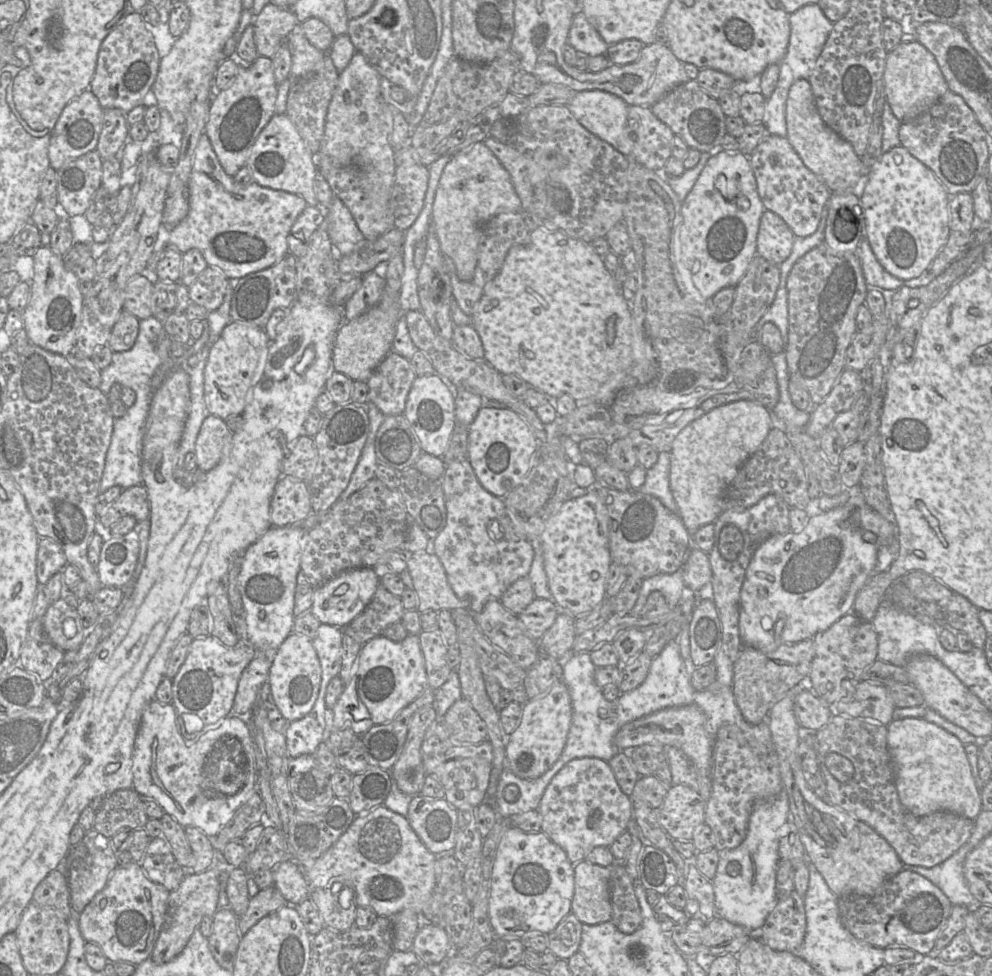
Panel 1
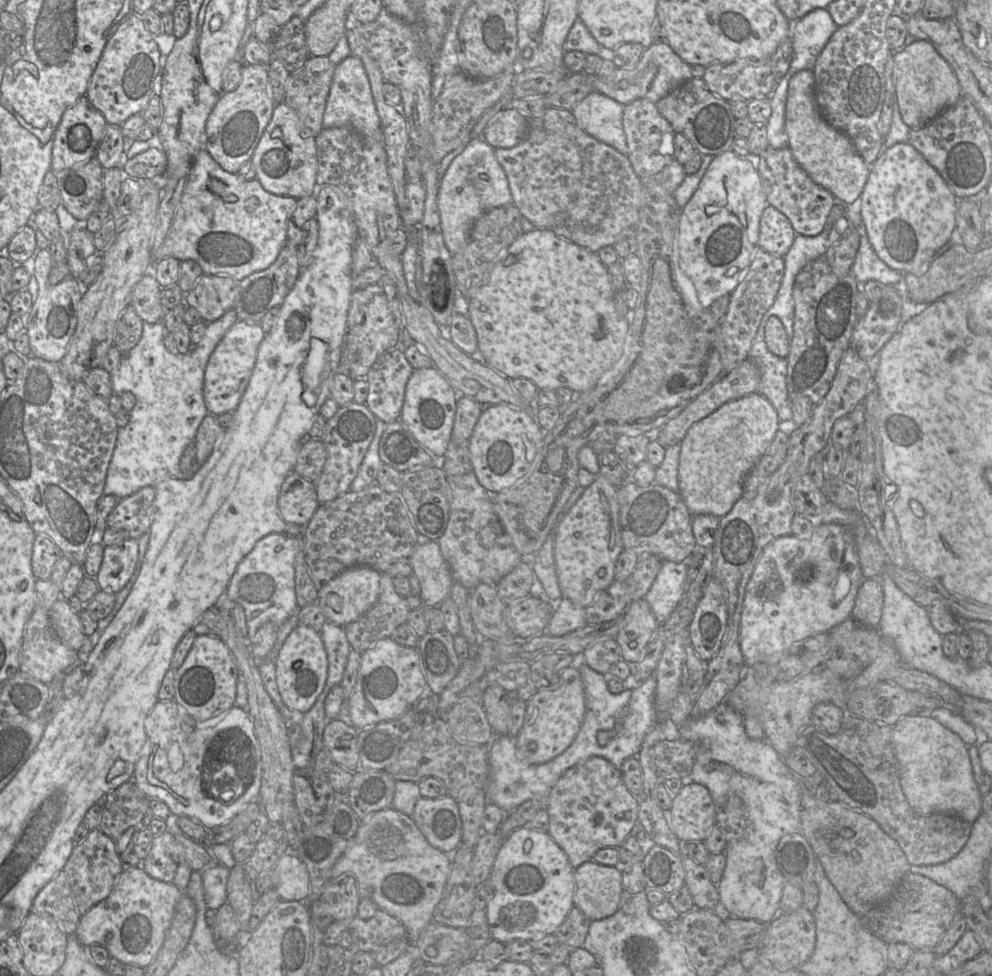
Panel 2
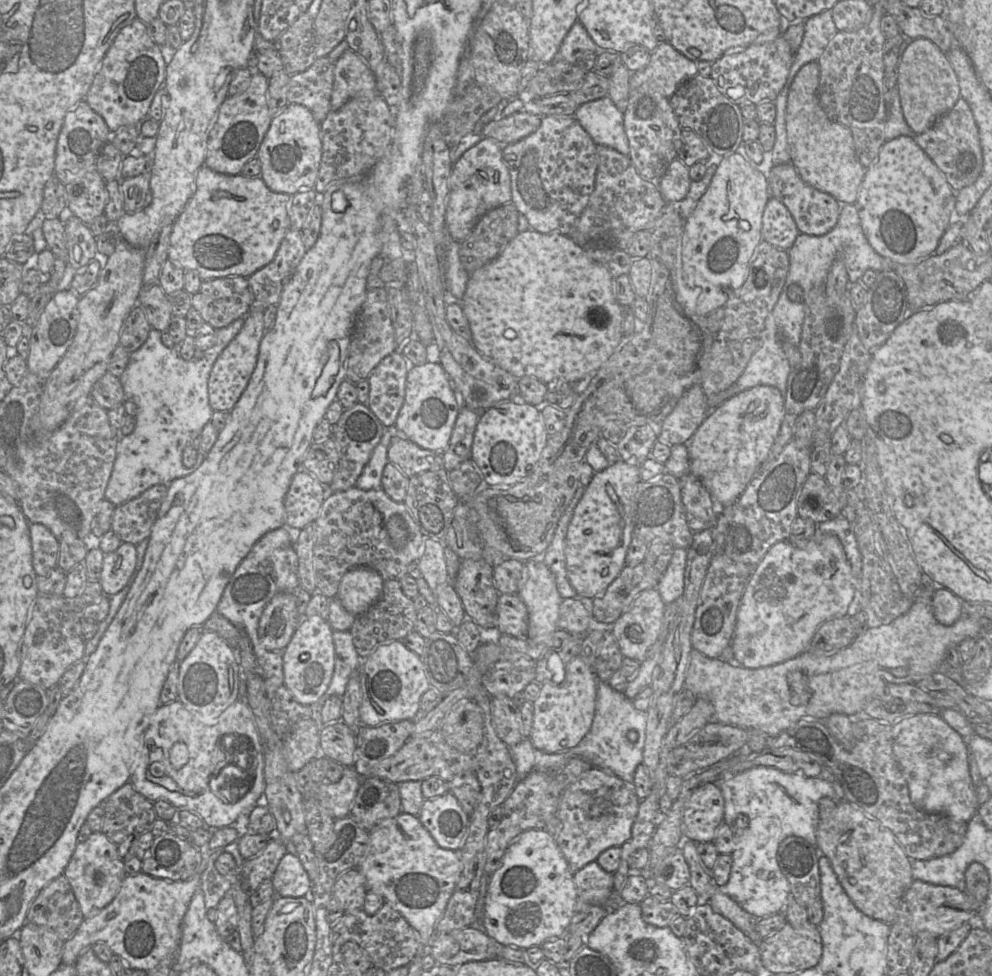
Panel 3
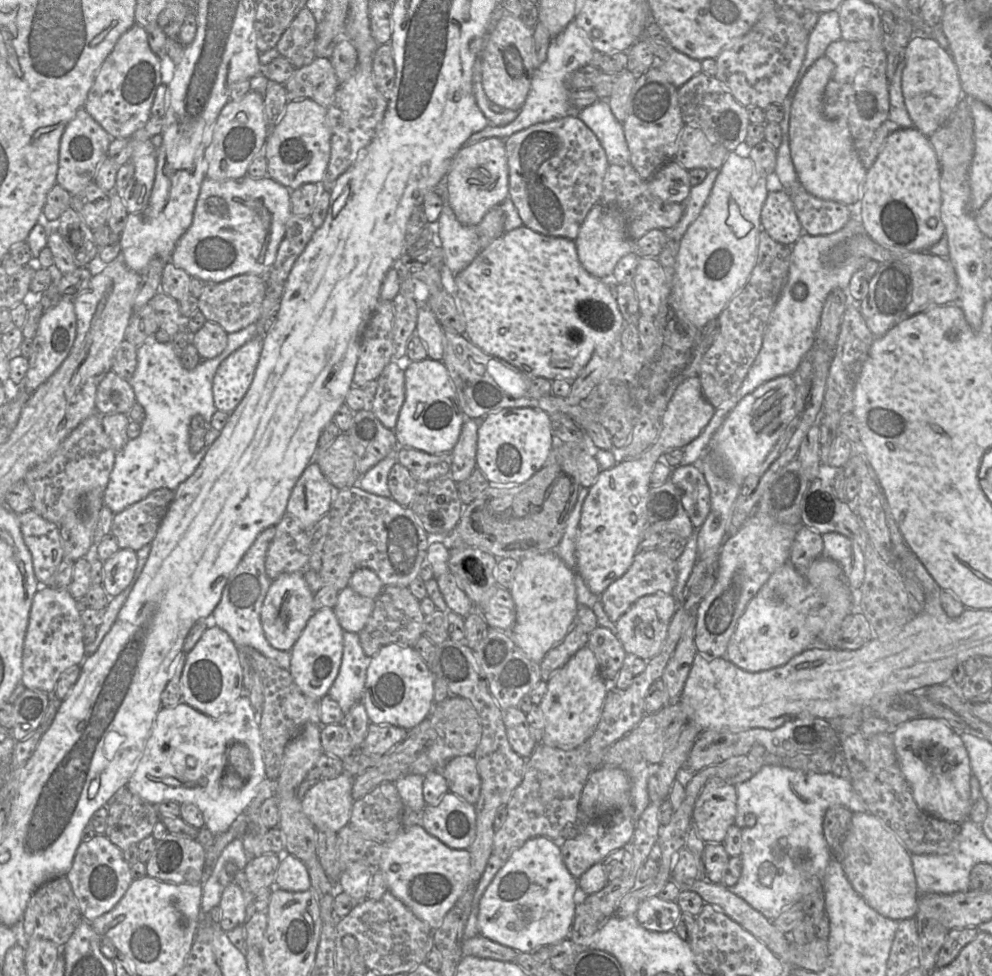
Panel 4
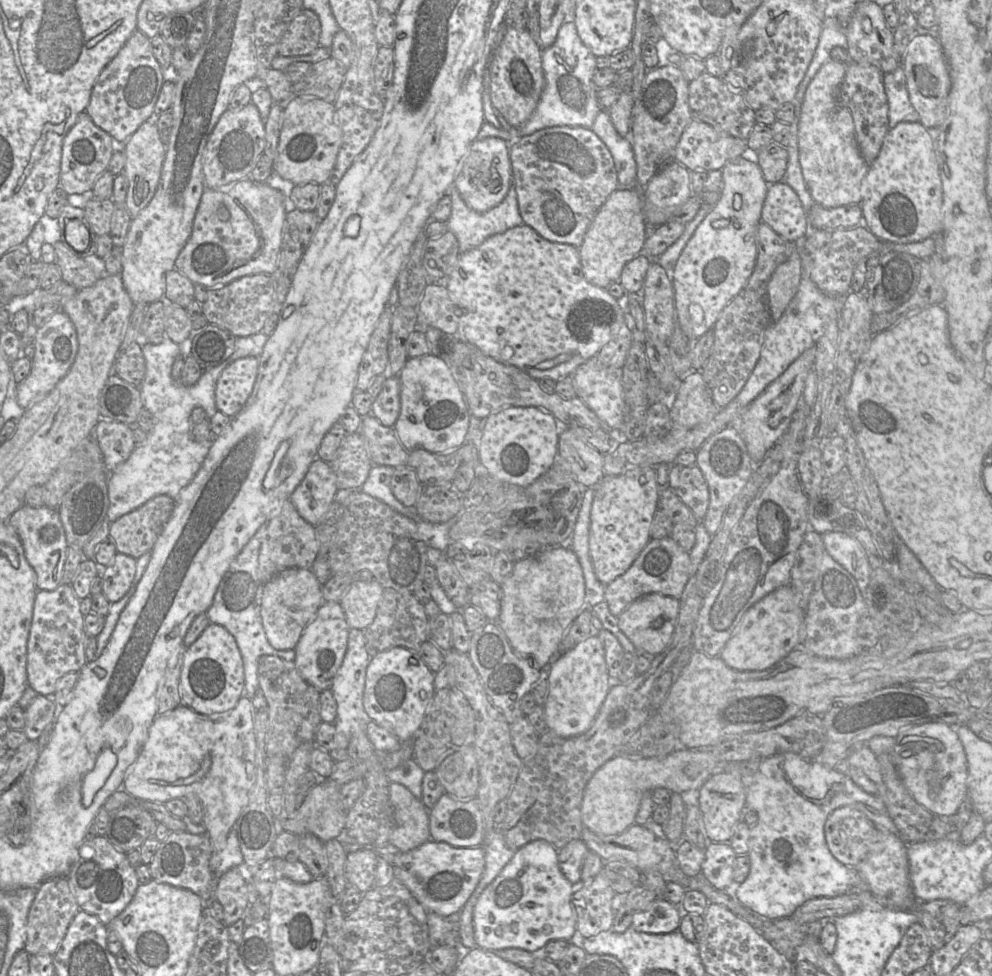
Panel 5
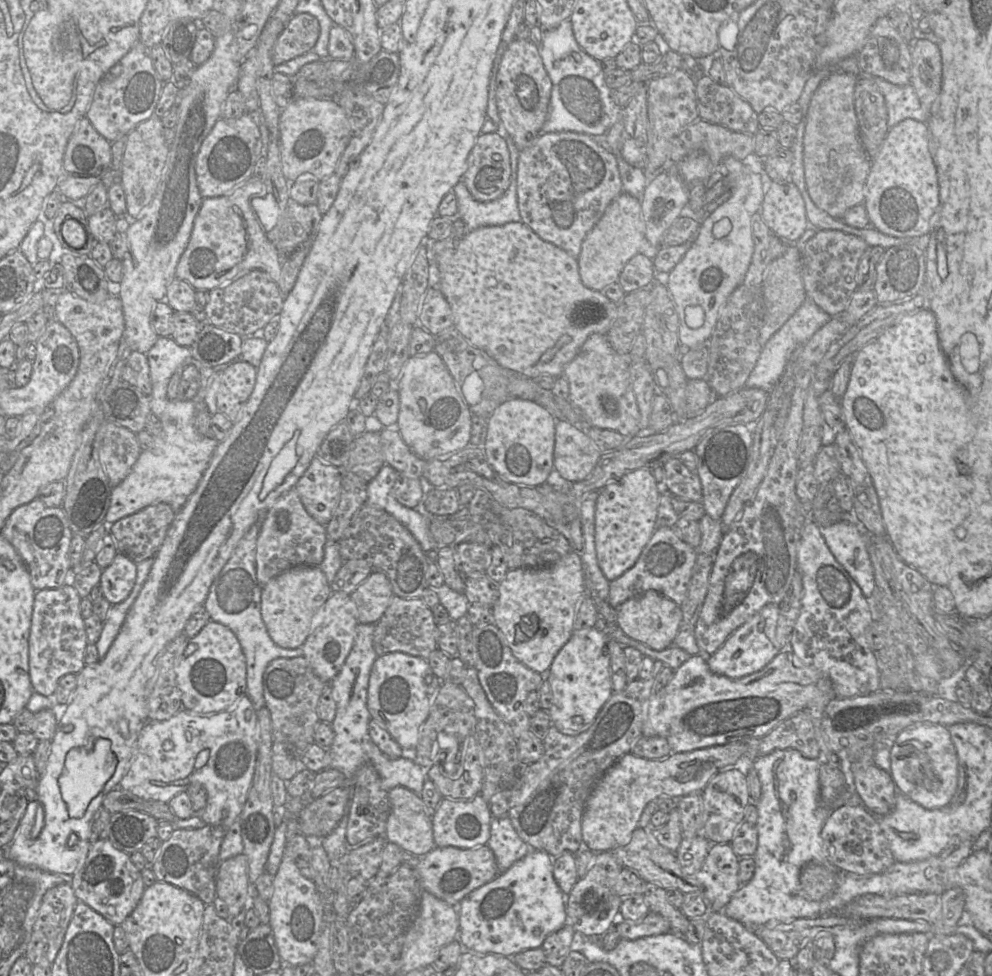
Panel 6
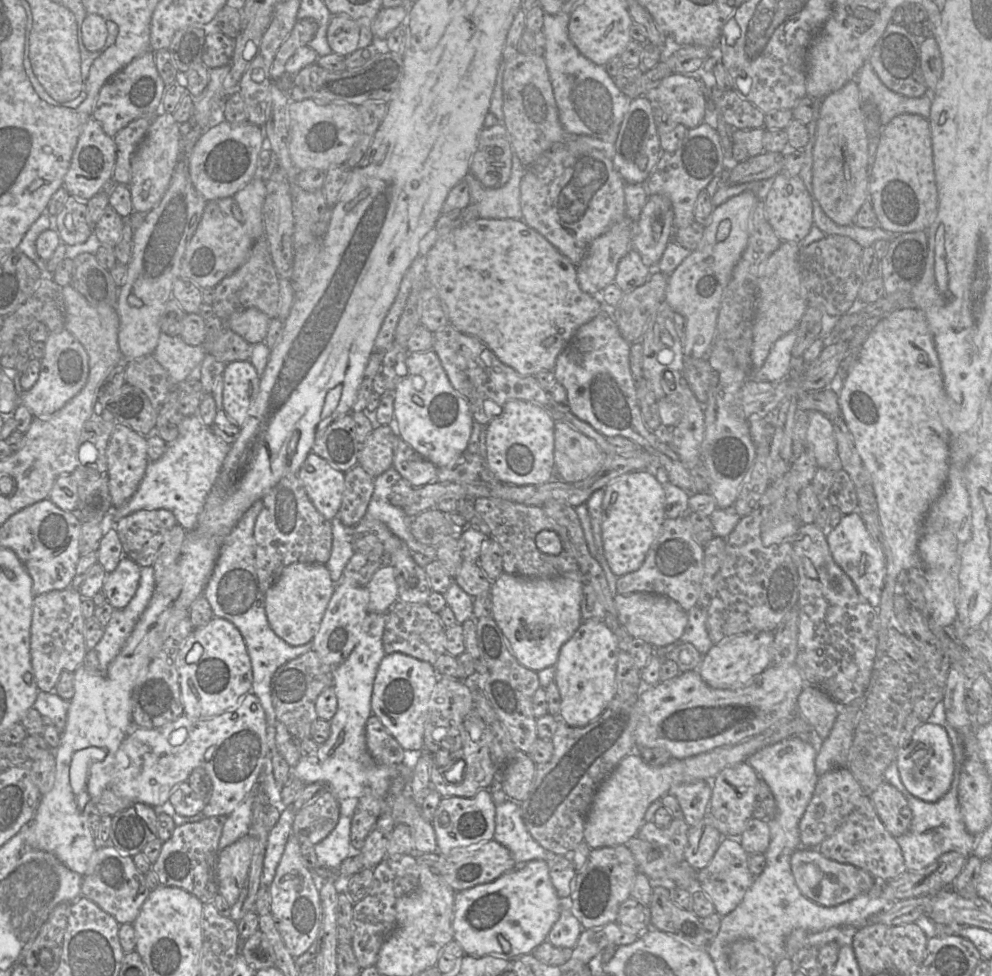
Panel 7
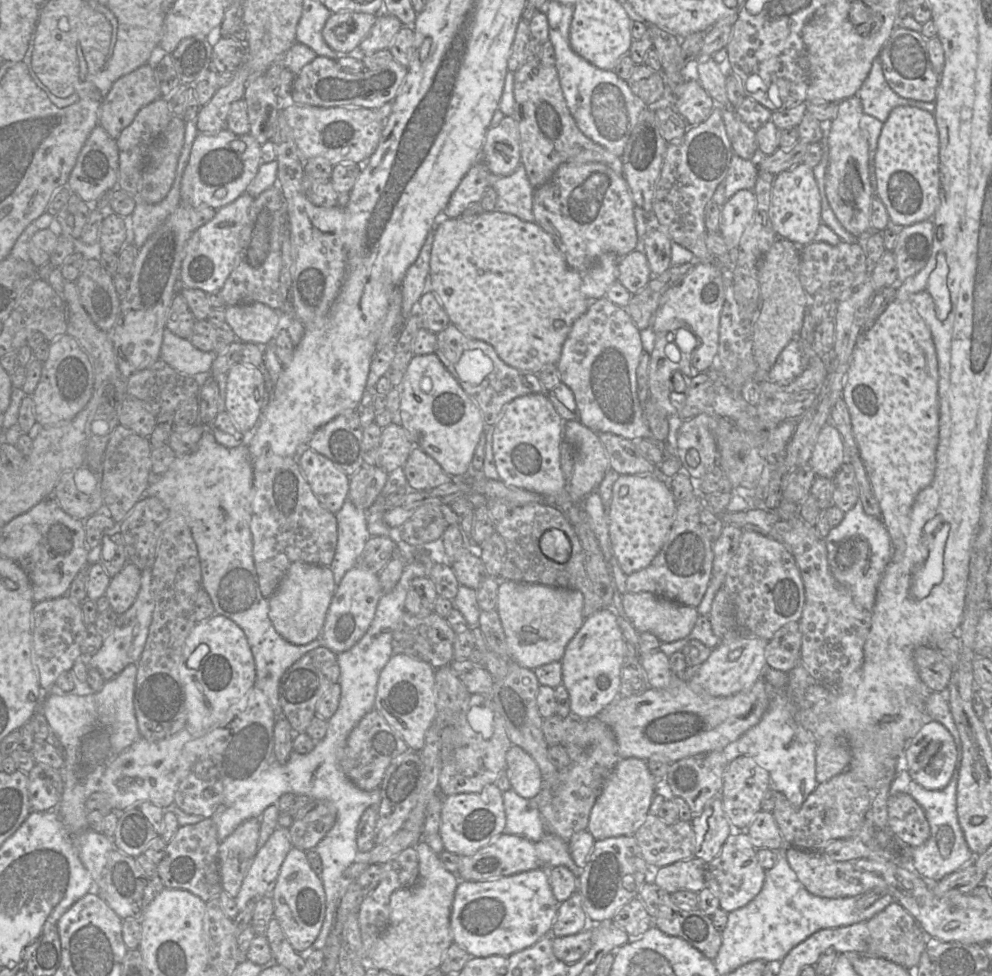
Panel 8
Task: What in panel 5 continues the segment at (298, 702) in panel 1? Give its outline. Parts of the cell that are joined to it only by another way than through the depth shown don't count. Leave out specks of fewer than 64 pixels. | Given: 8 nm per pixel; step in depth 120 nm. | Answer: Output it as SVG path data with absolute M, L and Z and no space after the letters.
M323 602L315 618L304 630L295 648L295 664L300 675L319 691L329 689L343 662L350 627L339 602Z

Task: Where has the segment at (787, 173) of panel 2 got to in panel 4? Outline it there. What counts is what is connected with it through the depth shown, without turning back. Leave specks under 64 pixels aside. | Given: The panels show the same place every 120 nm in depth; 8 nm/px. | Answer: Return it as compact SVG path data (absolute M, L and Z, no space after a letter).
M796 182L787 191L803 233L812 236L832 234L842 229L851 218L851 211L847 205L818 198L807 192L800 182Z

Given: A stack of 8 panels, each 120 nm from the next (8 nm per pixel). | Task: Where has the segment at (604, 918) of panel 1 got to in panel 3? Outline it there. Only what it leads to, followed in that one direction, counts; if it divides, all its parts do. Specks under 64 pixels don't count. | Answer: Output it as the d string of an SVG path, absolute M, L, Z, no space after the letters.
M594 861L574 873L578 899L589 904L615 909L622 901L614 893L614 876Z

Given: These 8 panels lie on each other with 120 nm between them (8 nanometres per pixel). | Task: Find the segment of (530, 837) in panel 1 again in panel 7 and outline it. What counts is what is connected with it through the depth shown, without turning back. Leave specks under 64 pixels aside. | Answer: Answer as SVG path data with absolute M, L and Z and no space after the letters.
M532 860L524 865L518 865L494 881L456 892L453 939L460 944L466 955L493 955L512 960L532 953L536 947L546 941L552 926L559 919L564 902L566 901L559 898L552 884L549 863L544 860Z

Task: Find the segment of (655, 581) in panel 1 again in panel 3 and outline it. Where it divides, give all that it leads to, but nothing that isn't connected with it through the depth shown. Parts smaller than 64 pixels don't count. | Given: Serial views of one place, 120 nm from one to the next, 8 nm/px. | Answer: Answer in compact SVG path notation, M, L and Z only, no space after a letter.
M675 549L668 567L659 579L656 589L666 605L683 594L686 559L687 549Z

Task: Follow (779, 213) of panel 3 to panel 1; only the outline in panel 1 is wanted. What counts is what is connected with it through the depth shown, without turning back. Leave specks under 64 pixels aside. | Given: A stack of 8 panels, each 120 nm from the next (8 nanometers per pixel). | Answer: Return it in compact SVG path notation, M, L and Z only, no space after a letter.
M764 209L756 239L756 253L772 264L780 265L791 253L795 235L776 213Z

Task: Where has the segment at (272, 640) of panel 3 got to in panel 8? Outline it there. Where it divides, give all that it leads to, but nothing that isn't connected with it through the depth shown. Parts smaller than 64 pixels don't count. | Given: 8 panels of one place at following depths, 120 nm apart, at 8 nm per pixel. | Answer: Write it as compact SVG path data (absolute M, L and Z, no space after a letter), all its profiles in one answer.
M293 562L289 566L275 593L268 599L269 617L275 630L284 639L295 645L305 645L318 639L321 635L326 614L336 587L330 566Z

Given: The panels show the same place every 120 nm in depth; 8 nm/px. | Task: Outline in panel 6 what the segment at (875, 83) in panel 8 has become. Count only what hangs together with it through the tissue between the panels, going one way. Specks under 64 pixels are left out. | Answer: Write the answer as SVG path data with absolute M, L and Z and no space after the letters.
M880 77L872 78L885 98L889 128L908 118L924 123L929 121L930 112L922 107L911 83L899 86Z

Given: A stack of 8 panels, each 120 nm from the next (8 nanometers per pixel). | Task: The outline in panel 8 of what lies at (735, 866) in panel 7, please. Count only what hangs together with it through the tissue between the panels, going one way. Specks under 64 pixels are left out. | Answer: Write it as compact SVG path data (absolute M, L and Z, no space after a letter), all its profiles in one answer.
M729 835L720 853L707 864L706 887L719 899L720 908L730 913L747 905L761 891L766 870L758 862L757 849L748 835Z

